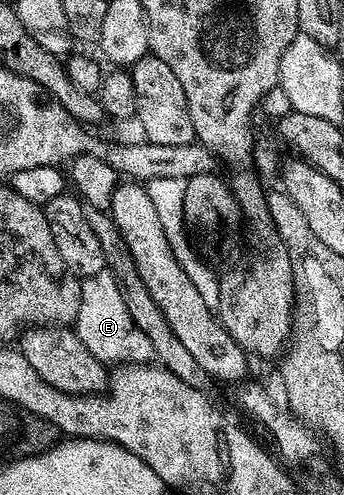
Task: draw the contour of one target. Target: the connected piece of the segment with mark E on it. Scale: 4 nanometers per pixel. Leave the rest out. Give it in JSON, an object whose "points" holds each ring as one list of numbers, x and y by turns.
{"points":[[104,270,86,277,81,283,81,310,73,325,75,332,85,342,85,350,108,366,124,364,145,364,154,357,153,342,145,336,141,326,129,314,123,292,115,273]]}

